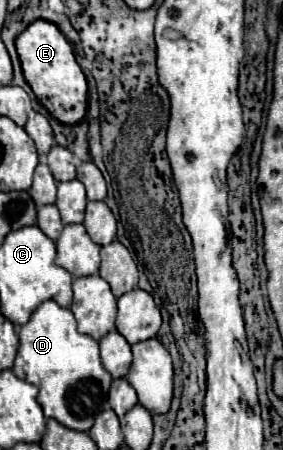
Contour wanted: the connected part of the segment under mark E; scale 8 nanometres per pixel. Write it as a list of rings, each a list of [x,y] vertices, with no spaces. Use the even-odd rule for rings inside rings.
[[[37,20],[17,38],[17,54],[21,60],[23,76],[31,86],[37,100],[61,124],[77,124],[87,112],[87,80],[81,72],[73,48],[53,22]]]

